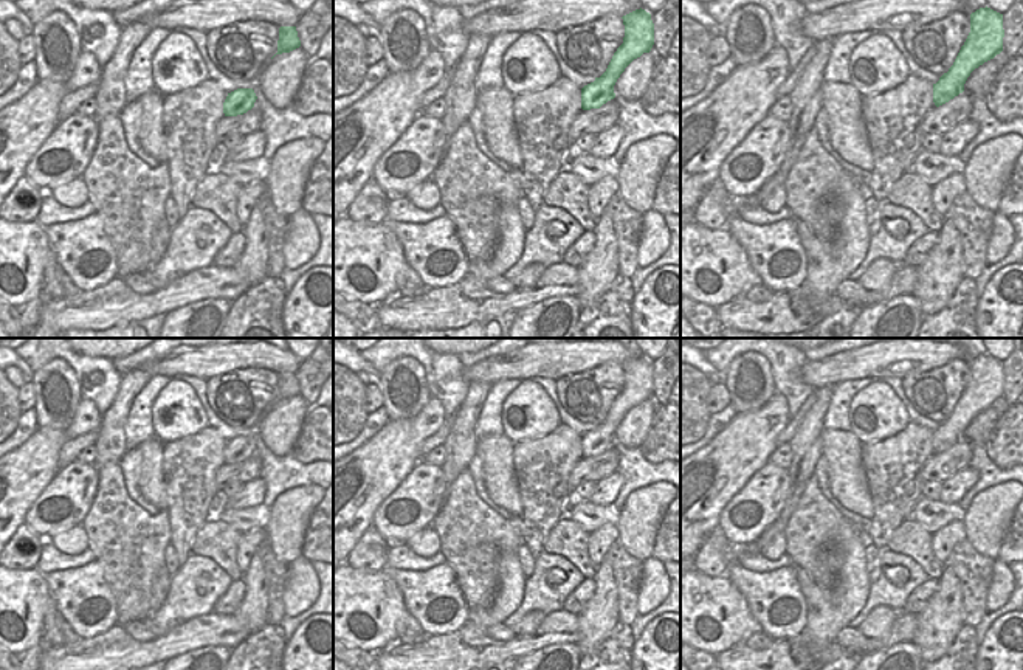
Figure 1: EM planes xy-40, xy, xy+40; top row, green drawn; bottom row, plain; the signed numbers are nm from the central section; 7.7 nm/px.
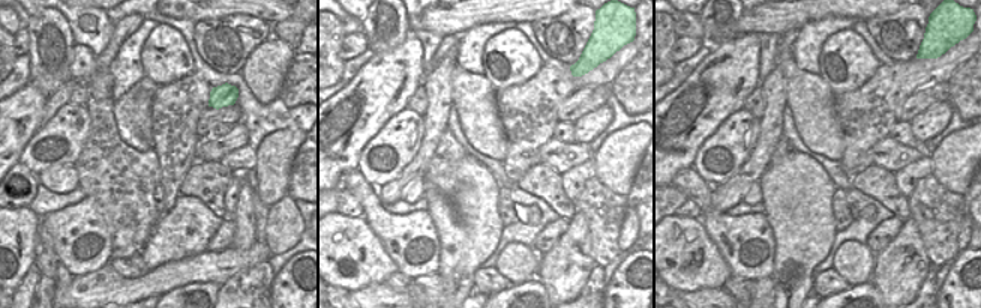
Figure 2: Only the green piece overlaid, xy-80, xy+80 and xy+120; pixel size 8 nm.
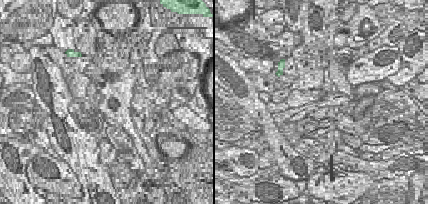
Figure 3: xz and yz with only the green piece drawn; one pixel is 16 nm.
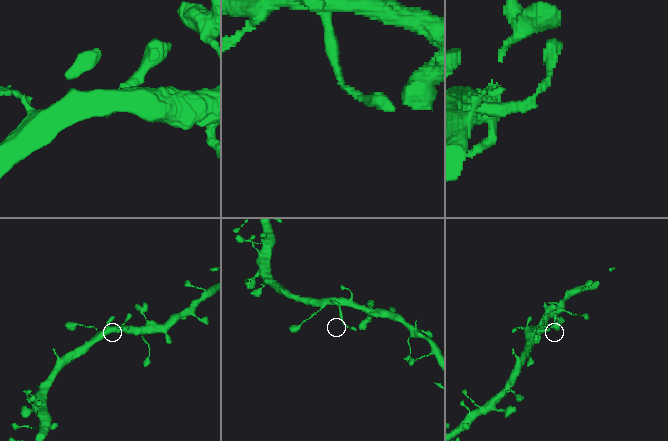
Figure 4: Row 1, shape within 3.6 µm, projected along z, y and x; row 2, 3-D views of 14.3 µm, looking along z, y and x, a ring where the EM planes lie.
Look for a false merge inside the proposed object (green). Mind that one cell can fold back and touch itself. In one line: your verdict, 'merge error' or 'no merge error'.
no merge error

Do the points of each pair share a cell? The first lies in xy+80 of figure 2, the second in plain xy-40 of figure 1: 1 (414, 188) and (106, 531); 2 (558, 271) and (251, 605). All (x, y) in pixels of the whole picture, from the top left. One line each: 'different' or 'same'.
1: different
2: same

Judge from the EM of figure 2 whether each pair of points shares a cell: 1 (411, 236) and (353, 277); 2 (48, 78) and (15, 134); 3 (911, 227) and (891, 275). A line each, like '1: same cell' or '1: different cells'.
1: different cells
2: different cells
3: same cell

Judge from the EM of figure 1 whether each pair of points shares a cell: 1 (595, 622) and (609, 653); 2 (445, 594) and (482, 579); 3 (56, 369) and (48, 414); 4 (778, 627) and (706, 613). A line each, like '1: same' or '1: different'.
1: different
2: different
3: same
4: different

